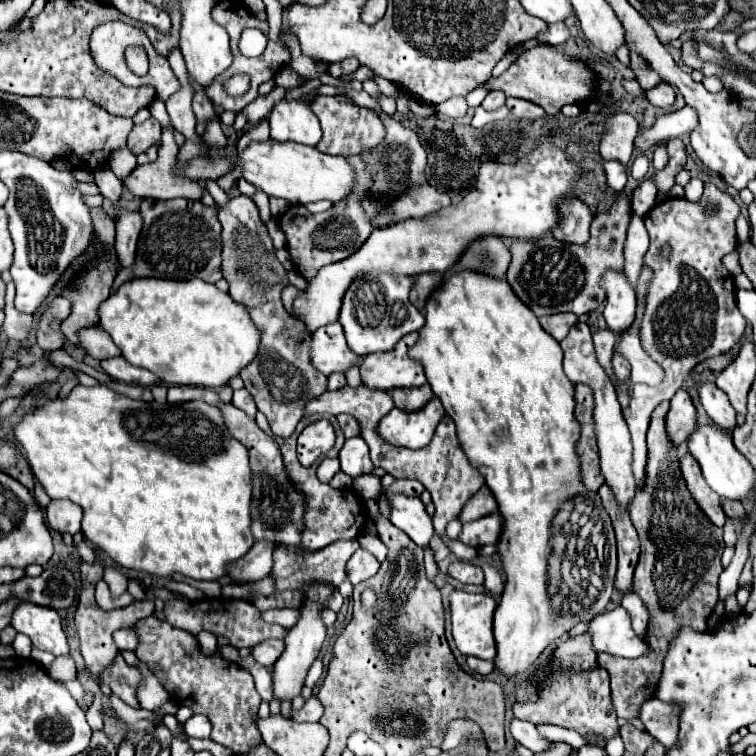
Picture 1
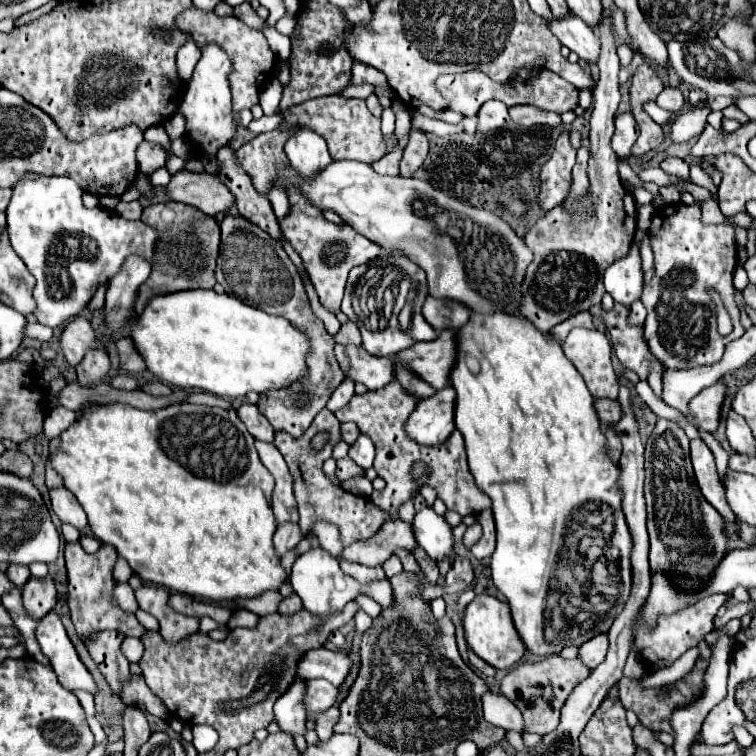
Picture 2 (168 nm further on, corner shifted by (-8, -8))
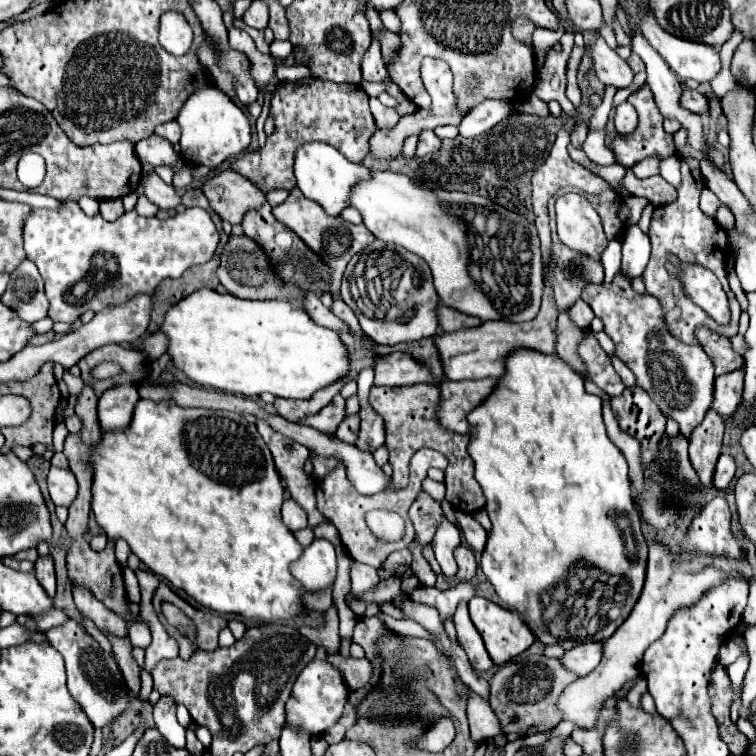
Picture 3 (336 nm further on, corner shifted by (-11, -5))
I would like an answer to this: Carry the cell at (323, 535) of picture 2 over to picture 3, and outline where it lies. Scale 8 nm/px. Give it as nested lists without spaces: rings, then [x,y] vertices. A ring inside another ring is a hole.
[[[258,420],[256,426],[274,456],[276,470],[282,476],[288,494],[308,512],[308,524],[312,528],[318,526],[326,518],[316,508],[316,482],[304,472],[304,464],[310,456],[310,450],[306,446],[296,444],[292,438],[276,434],[264,420]]]

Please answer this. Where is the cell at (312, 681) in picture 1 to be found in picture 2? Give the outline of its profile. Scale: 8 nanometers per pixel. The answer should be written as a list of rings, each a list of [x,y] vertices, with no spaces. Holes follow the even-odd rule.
[[[311,679],[307,681],[307,695],[305,695],[305,707],[307,707],[307,715],[309,715],[309,721],[307,721],[307,727],[313,729],[313,715],[319,713],[319,711],[325,711],[333,705],[337,697],[337,687],[331,685],[329,681],[325,679]]]

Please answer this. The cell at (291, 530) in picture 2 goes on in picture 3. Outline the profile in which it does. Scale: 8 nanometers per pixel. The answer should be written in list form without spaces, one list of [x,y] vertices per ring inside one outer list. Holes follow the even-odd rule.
[[[286,498],[286,500],[284,500],[282,520],[284,520],[284,524],[286,524],[292,532],[302,530],[302,528],[308,526],[308,522],[306,522],[306,510],[304,510],[298,502],[294,502],[294,498]]]

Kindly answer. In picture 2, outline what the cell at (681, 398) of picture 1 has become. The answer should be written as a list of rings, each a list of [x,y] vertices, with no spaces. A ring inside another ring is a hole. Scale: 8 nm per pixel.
[[[715,383],[713,387],[707,387],[701,393],[697,393],[689,401],[689,413],[685,415],[687,421],[699,431],[707,431],[707,433],[717,431],[719,409],[725,393],[727,393],[727,387],[721,383]]]

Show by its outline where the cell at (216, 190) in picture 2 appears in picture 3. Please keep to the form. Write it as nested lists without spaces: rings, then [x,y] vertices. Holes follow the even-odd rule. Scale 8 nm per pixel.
[[[224,170],[208,178],[202,184],[202,192],[212,210],[232,226],[242,224],[248,210],[258,210],[266,202],[266,194],[234,170]]]

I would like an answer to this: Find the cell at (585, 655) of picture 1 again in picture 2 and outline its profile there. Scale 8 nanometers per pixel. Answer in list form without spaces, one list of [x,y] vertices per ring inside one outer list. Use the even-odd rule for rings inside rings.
[[[551,655],[537,663],[521,663],[517,669],[509,671],[505,679],[501,681],[503,695],[517,705],[517,709],[523,713],[525,731],[547,735],[551,733],[559,723],[559,711],[563,703],[567,701],[569,693],[577,683],[581,683],[585,677],[589,677],[591,669],[583,665],[583,661],[577,659],[563,659],[561,655]]]

